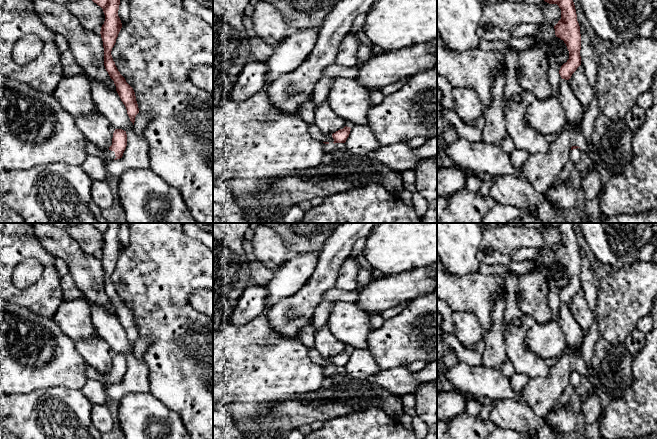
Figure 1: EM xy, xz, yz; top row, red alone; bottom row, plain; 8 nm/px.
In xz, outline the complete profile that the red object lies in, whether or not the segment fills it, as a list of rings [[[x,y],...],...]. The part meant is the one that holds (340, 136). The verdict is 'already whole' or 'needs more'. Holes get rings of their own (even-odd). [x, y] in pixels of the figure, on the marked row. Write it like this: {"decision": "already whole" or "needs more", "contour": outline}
{"decision": "already whole", "contour": [[[345,126],[343,129],[340,129],[332,134],[335,143],[345,143],[350,134],[350,127]]]}

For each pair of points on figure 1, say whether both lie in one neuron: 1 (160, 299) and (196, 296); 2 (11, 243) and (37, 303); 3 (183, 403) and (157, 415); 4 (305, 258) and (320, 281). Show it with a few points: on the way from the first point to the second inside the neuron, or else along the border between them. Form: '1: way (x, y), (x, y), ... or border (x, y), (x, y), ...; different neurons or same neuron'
1: border (201, 287), (191, 292), (189, 303), (202, 312); different neurons
2: way (10, 260), (10, 286), (20, 296); same neuron
3: border (152, 394), (167, 407), (175, 411), (185, 427); different neurons
4: border (320, 251), (313, 273), (299, 289); different neurons

